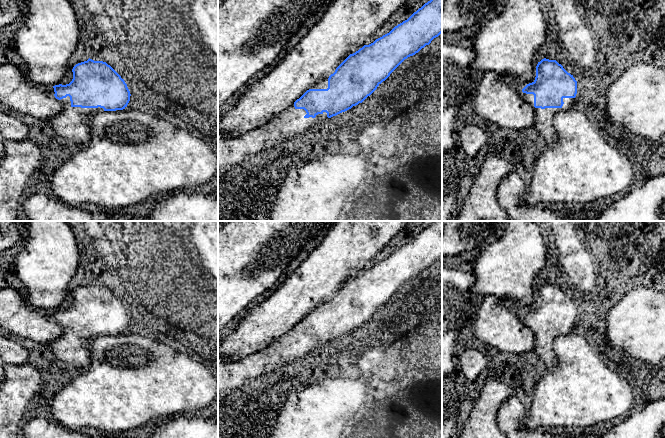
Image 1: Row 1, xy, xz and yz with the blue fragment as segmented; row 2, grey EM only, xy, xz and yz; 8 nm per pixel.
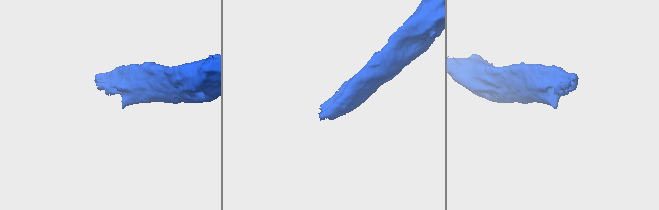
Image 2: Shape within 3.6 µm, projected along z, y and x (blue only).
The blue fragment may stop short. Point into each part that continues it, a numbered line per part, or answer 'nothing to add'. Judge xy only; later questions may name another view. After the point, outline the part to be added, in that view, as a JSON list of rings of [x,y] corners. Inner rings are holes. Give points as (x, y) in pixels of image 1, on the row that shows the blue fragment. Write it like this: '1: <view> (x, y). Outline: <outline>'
1: xy (69, 124). Outline: [[[70,97],[60,100],[62,110],[53,119],[49,120],[53,130],[66,141],[72,144],[83,146],[91,139],[89,125],[84,117],[104,111],[103,108],[81,108],[72,107]]]

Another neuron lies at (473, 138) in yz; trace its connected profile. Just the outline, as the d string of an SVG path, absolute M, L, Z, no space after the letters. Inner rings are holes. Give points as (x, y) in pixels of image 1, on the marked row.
M477 125L465 126L457 135L464 151L471 157L483 155L483 148L487 143L488 136Z

